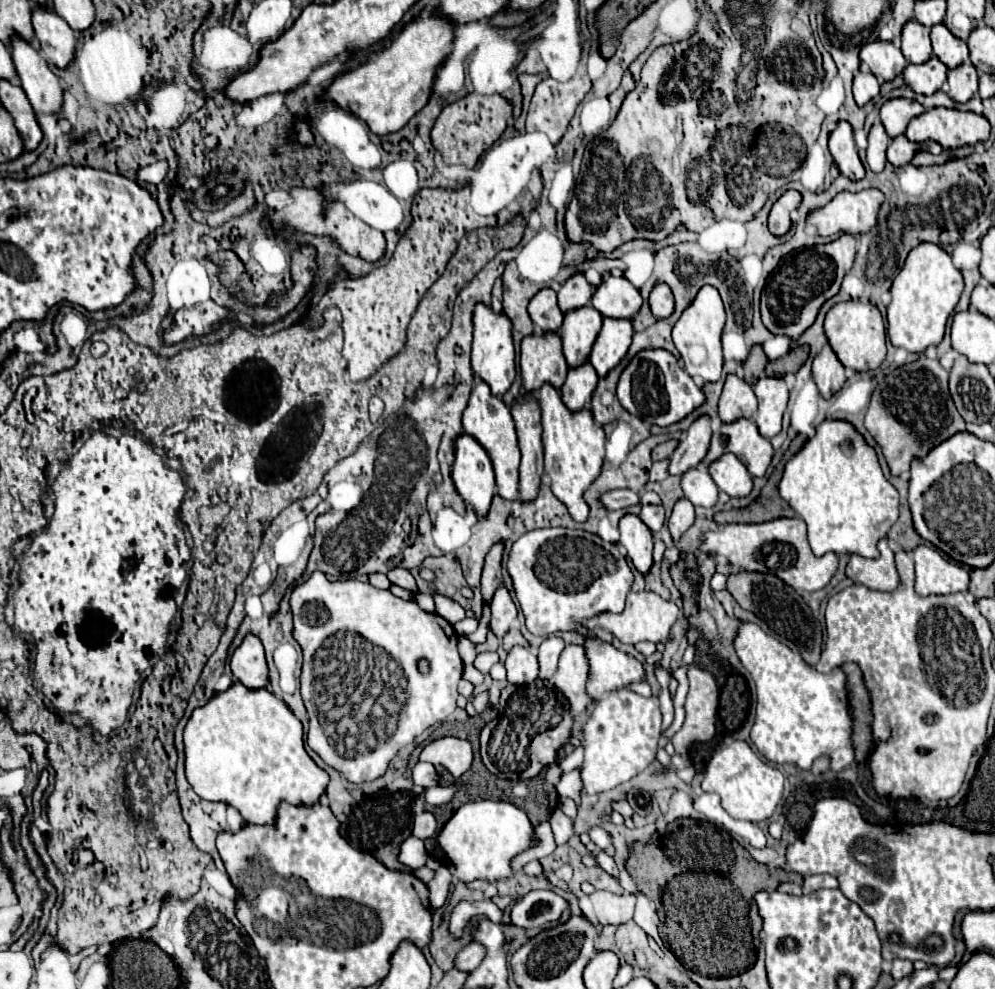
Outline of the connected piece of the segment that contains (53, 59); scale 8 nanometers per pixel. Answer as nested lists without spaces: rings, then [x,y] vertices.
[[[33,8],[31,22],[45,60],[55,64],[57,68],[65,68],[73,60],[77,34],[53,10],[43,12],[43,8]]]

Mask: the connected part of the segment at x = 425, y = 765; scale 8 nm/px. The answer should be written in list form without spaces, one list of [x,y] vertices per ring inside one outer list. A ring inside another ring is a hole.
[[[417,762],[413,768],[413,780],[415,784],[423,786],[423,788],[431,788],[431,786],[439,786],[439,774],[435,770],[433,764],[429,762]]]

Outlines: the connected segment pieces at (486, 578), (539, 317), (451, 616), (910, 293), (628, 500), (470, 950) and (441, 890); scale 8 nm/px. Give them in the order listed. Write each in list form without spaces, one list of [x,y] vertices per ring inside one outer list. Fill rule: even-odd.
[[[495,544],[495,548],[491,548],[491,552],[485,558],[483,576],[481,576],[481,592],[483,592],[483,600],[487,602],[491,602],[493,592],[503,582],[501,560],[503,560],[503,544]]]
[[[551,288],[539,290],[531,298],[531,304],[527,308],[529,308],[529,316],[531,316],[533,324],[537,326],[537,330],[541,330],[541,332],[559,330],[559,326],[563,322],[563,312],[559,312],[555,290],[551,290]]]
[[[433,594],[433,600],[435,600],[437,614],[443,616],[449,624],[455,624],[455,622],[465,618],[465,610],[455,600],[451,600],[451,598],[443,596],[443,594]]]
[[[931,242],[915,246],[891,286],[893,298],[887,306],[887,334],[891,344],[901,346],[909,352],[923,352],[927,346],[939,344],[945,334],[947,318],[955,310],[961,292],[963,276],[955,268],[949,252]]]
[[[627,488],[609,490],[609,492],[601,494],[601,498],[599,498],[599,504],[605,510],[619,510],[619,508],[627,508],[627,506],[637,504],[637,502],[639,502],[639,494],[633,490],[627,490]]]
[[[467,944],[459,956],[457,956],[457,962],[455,962],[455,968],[459,970],[465,970],[465,972],[473,972],[479,964],[483,962],[483,944]]]
[[[441,866],[435,872],[435,878],[431,882],[427,882],[429,900],[431,900],[433,908],[441,908],[445,904],[447,894],[449,894],[449,882],[451,882],[451,872],[445,866]]]

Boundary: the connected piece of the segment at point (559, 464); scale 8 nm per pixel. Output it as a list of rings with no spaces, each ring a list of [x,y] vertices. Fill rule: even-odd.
[[[543,384],[539,388],[539,404],[543,416],[545,474],[549,474],[553,494],[569,508],[569,514],[577,522],[583,522],[589,514],[589,506],[581,500],[581,496],[601,472],[605,458],[605,432],[601,424],[595,424],[591,408],[583,408],[583,412],[571,412],[563,400],[559,400],[559,390],[553,384]]]

